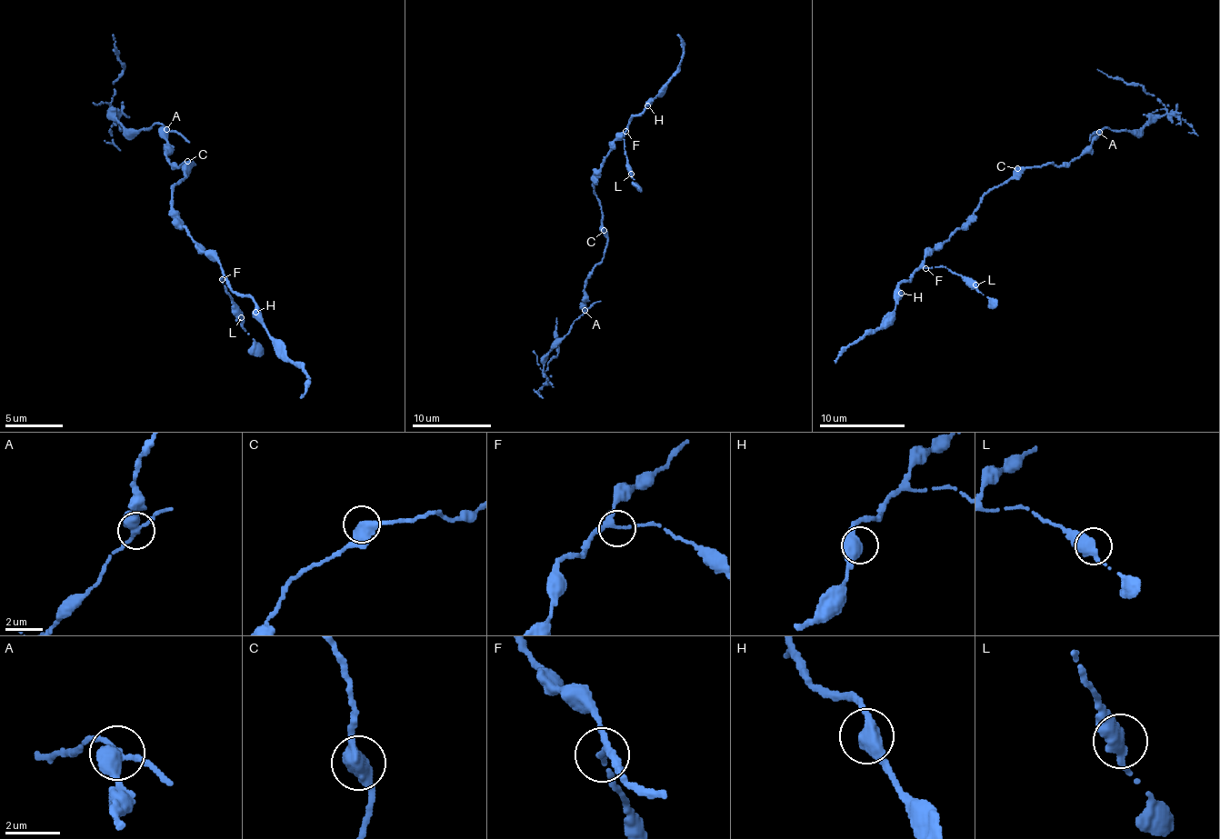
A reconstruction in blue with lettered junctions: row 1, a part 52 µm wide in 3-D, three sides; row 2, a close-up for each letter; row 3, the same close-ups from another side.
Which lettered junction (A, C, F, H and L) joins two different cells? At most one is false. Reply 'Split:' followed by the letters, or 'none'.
Split: A

